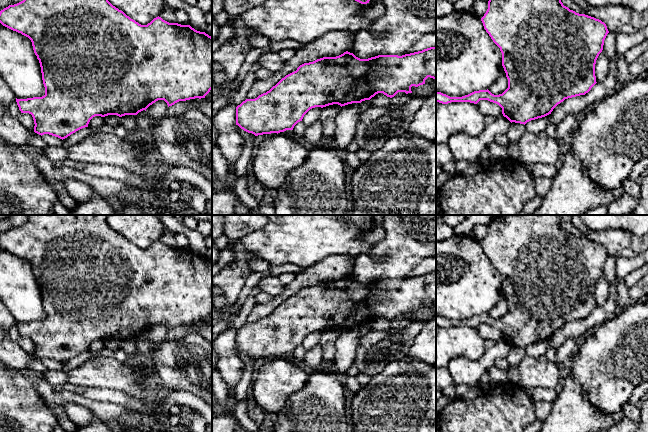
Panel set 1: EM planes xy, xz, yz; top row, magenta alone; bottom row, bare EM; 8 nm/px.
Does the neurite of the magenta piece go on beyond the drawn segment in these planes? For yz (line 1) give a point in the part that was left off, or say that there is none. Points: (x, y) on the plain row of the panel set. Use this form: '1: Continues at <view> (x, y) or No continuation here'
1: No continuation here

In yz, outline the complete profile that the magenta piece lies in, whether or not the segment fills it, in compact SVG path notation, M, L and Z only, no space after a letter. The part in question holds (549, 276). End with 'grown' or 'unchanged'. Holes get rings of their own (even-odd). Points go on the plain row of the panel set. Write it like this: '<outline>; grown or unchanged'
M497 215L488 225L488 233L484 240L481 242L484 253L489 258L493 266L500 272L502 277L502 290L508 303L508 312L499 319L492 318L488 313L474 315L462 321L450 321L441 316L436 316L436 326L448 328L451 326L470 326L477 328L480 324L488 324L498 328L502 332L502 338L511 347L526 348L531 344L545 341L553 335L553 333L563 326L565 323L585 319L597 307L595 300L595 288L599 278L603 274L604 264L609 257L607 250L604 246L594 241L576 237L564 230L561 226L562 223L571 222L572 215Z; unchanged

